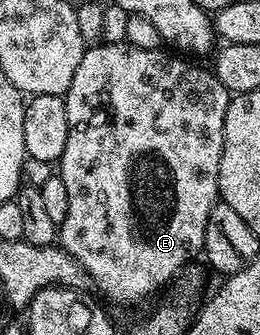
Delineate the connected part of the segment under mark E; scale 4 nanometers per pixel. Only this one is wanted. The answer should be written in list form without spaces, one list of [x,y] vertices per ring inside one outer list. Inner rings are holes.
[[[125,40],[118,41],[91,44],[84,49],[81,64],[77,64],[77,73],[73,75],[73,84],[69,84],[65,95],[69,116],[69,140],[65,140],[65,152],[57,163],[57,177],[65,180],[65,188],[69,192],[69,216],[65,216],[65,220],[58,223],[57,242],[65,252],[69,252],[69,256],[77,259],[85,272],[89,272],[94,289],[99,289],[109,301],[139,302],[142,298],[149,297],[158,286],[166,287],[183,267],[194,259],[191,257],[203,250],[205,224],[209,220],[209,212],[219,198],[219,165],[225,112],[233,95],[208,67],[206,70],[203,66],[194,66],[191,63],[194,61],[174,53],[163,54],[162,49],[133,48]]]

